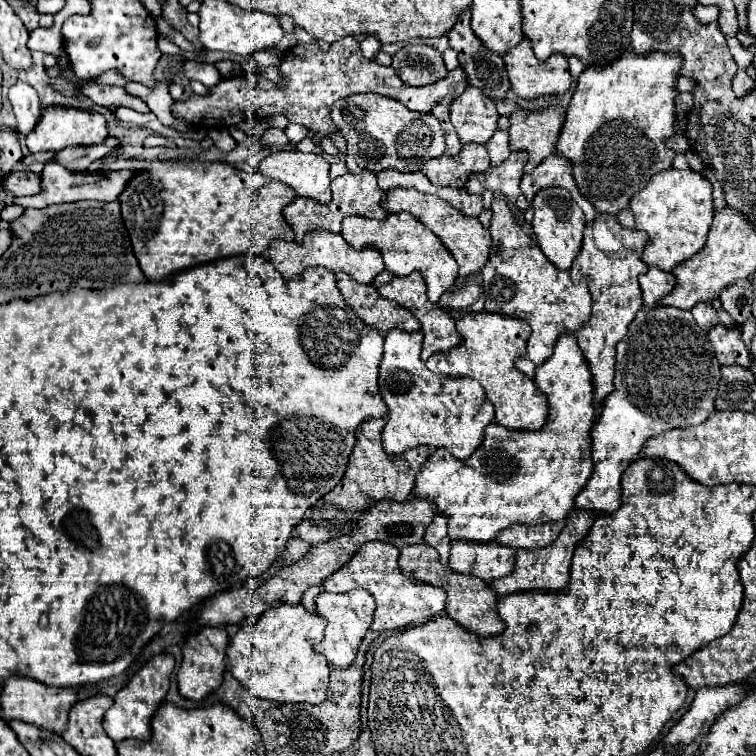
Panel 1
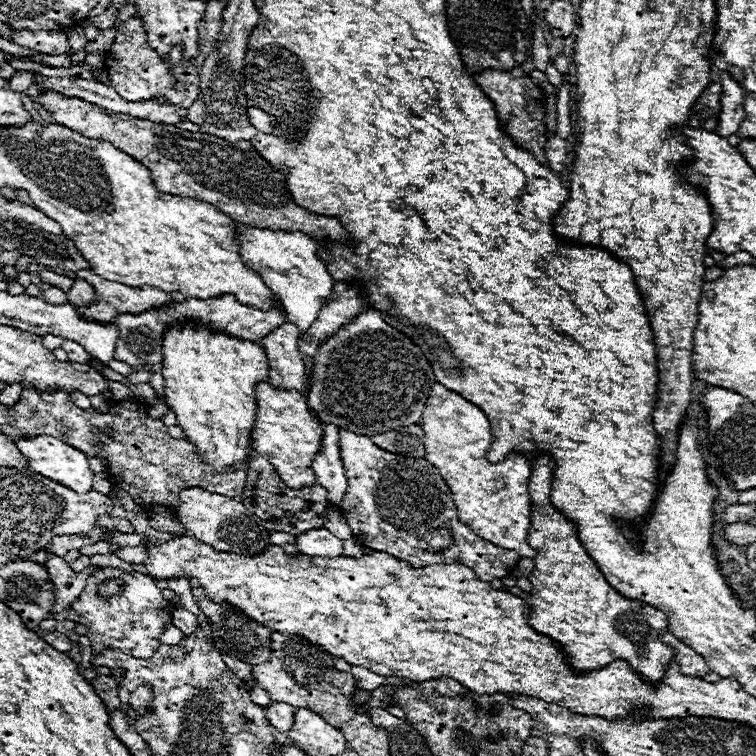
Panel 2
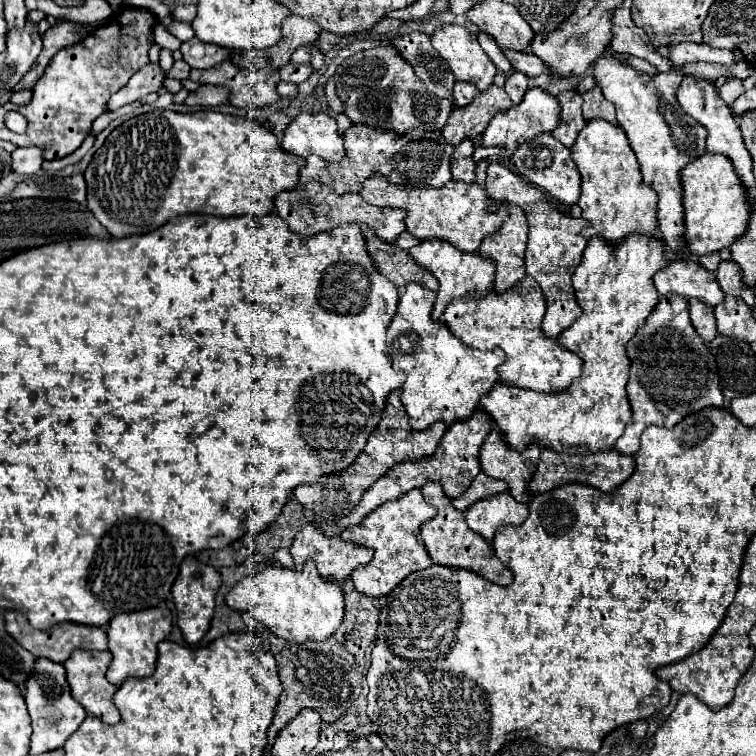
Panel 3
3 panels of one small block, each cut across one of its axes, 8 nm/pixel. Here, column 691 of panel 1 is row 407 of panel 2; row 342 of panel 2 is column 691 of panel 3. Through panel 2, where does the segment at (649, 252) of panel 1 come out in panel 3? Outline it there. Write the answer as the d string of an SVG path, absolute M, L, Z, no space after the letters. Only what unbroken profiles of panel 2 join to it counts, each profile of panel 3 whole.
M706 152L682 170L682 206L684 206L684 240L692 256L704 256L728 248L748 226L750 208L744 186L740 184L732 162L722 154Z

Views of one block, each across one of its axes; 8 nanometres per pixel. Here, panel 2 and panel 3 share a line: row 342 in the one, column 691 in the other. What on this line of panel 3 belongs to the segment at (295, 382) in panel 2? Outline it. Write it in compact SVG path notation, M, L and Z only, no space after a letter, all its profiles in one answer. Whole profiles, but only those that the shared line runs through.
M678 258L654 274L654 286L658 294L676 292L686 298L698 298L708 306L716 306L724 300L724 294L716 282L716 274L702 268L698 262Z

